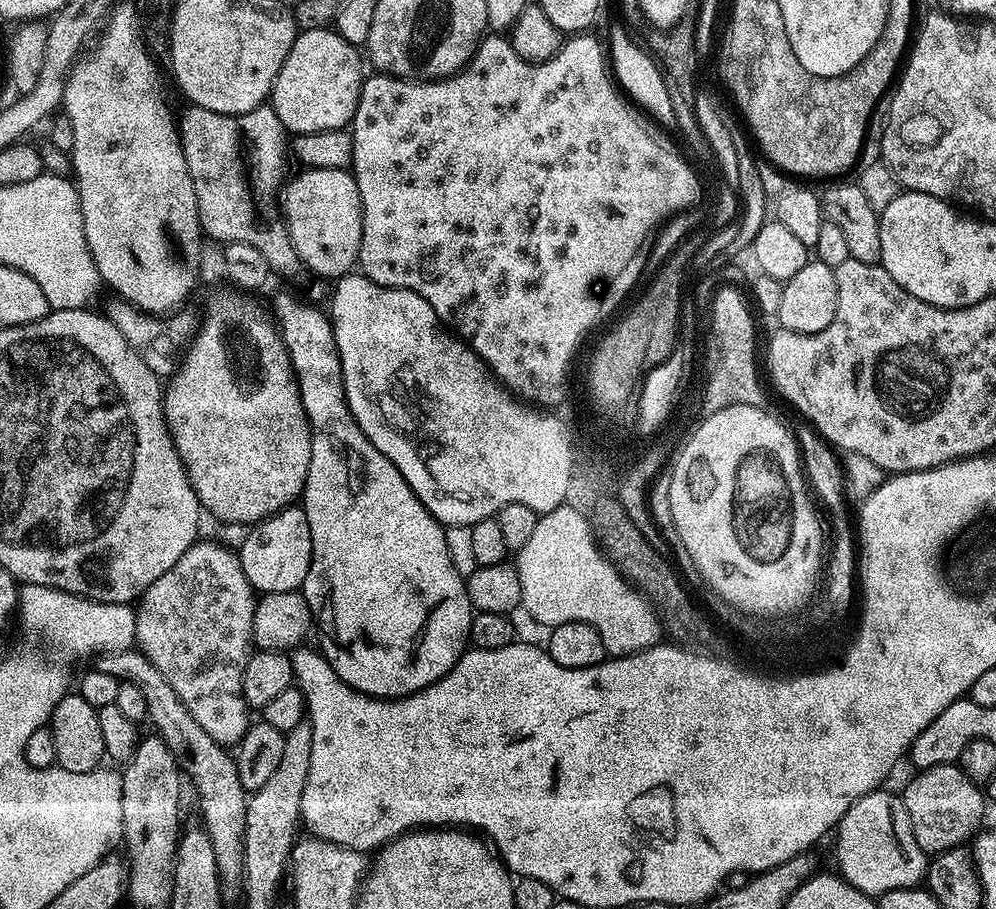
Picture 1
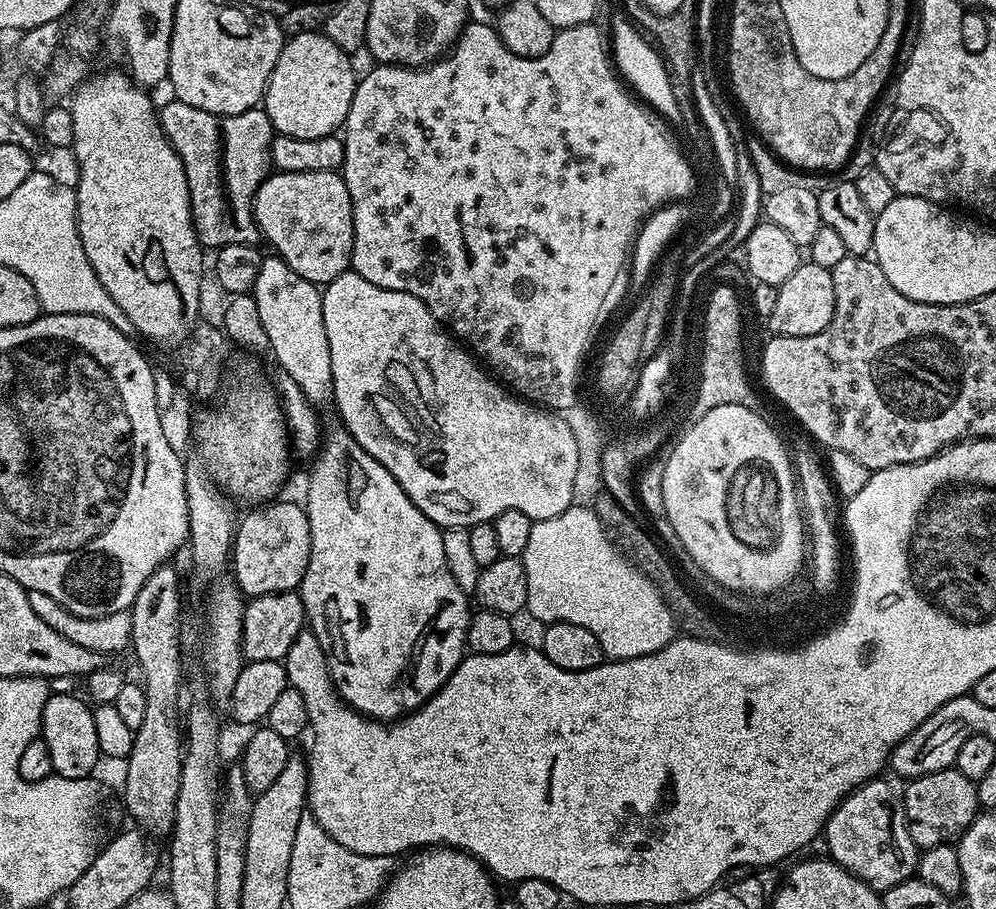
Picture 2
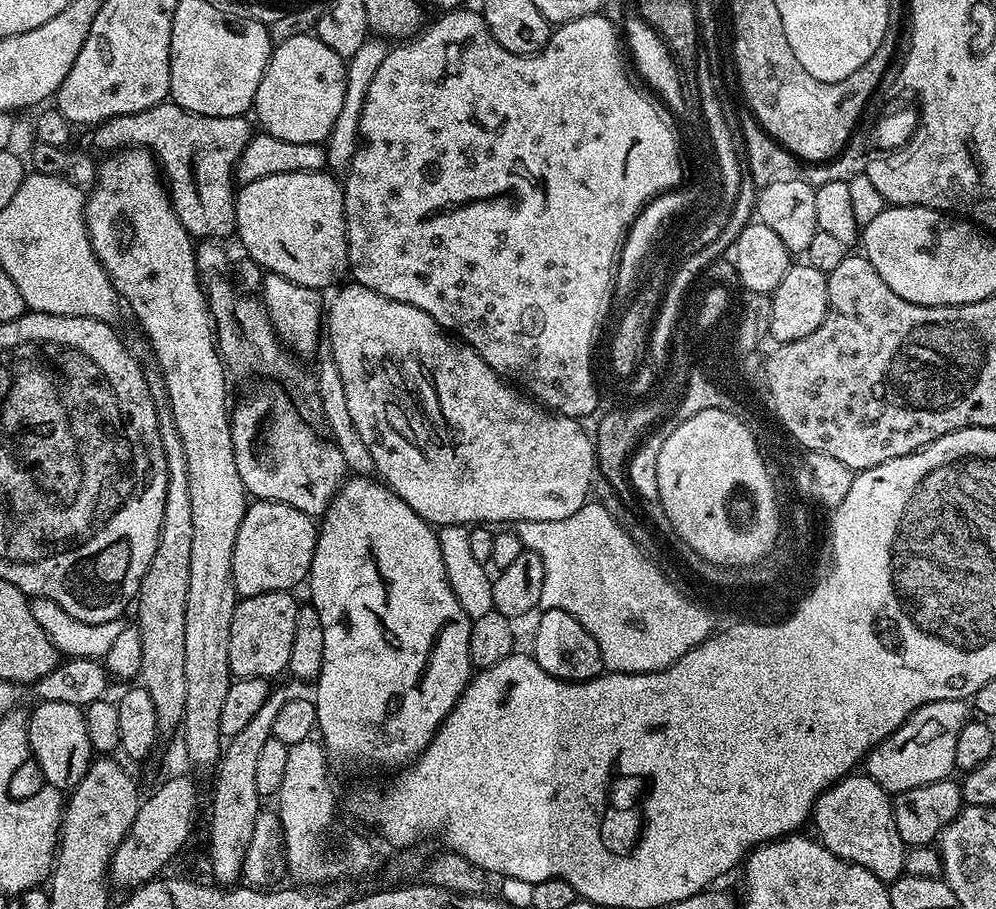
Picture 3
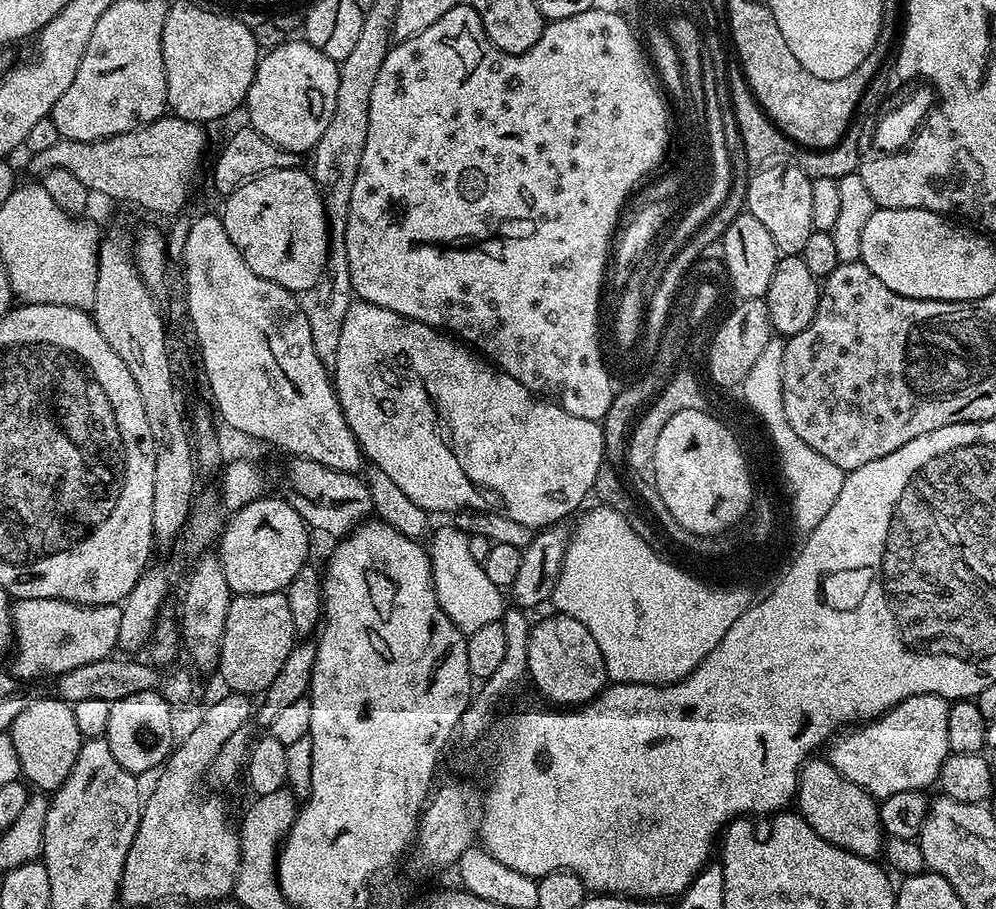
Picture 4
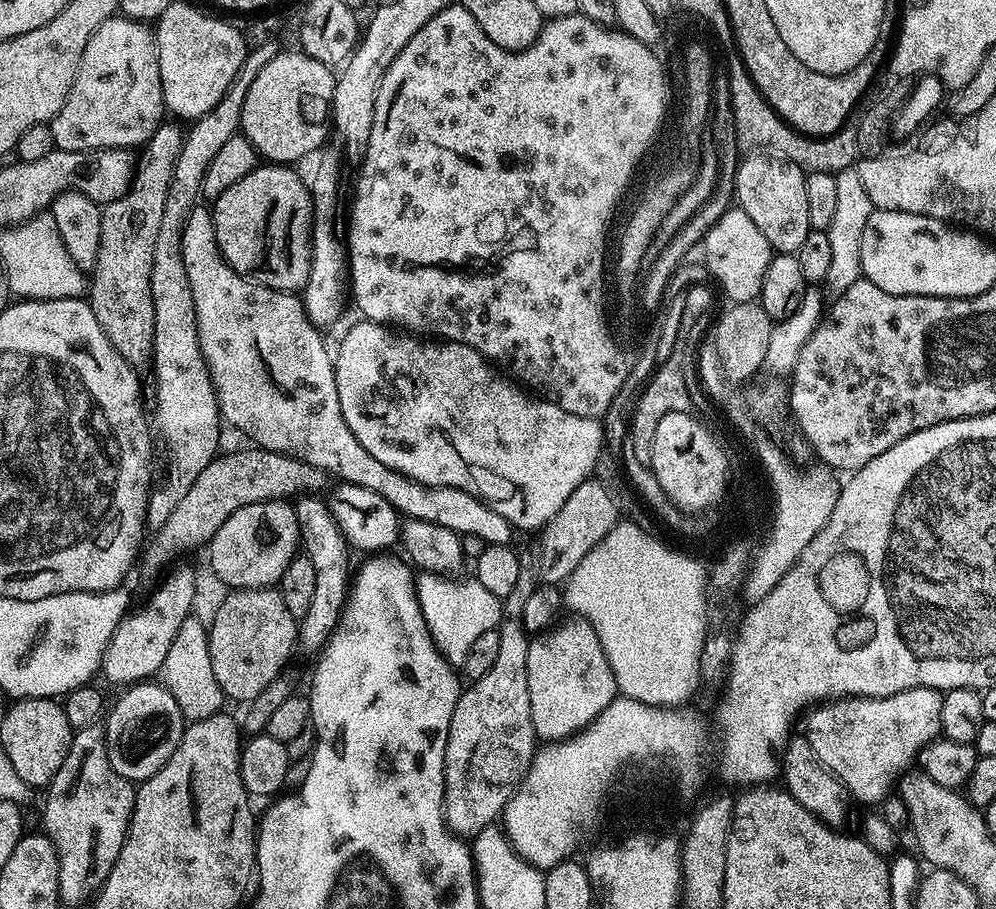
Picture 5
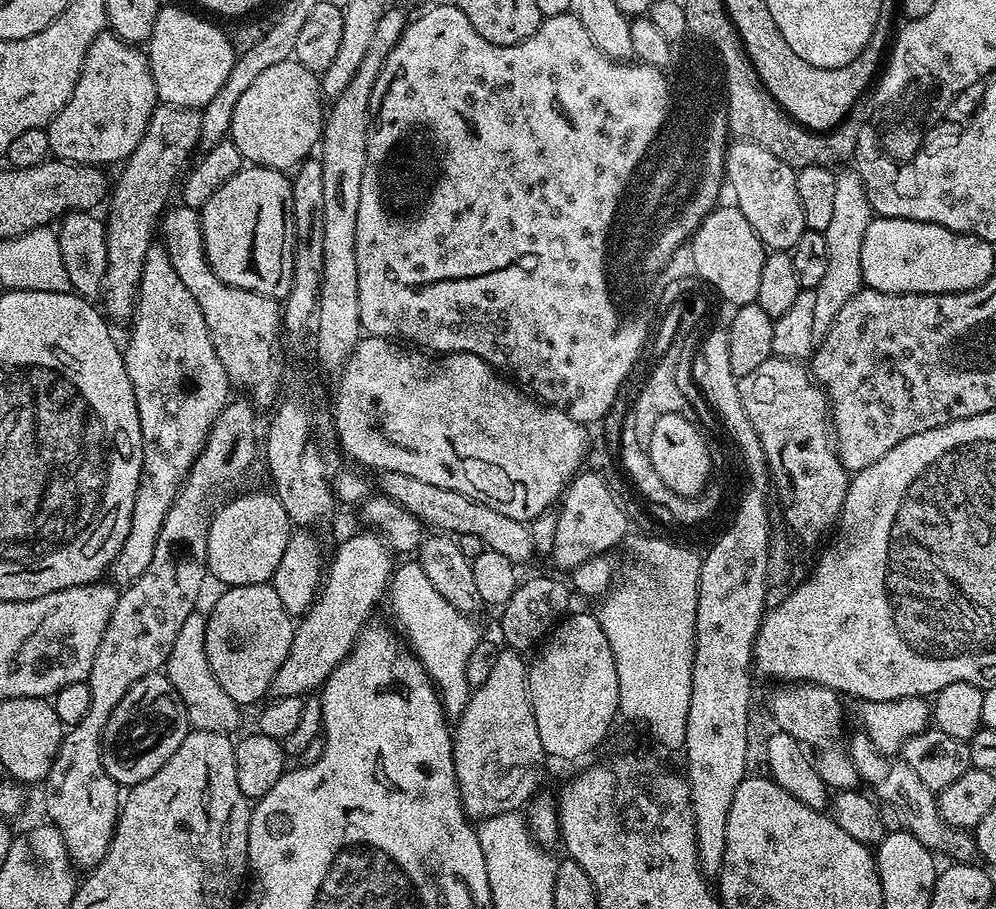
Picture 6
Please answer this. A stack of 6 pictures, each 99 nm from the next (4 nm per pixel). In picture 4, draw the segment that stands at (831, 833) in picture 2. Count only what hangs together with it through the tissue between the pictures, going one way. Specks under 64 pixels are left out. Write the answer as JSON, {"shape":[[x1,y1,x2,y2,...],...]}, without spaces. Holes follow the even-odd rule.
{"shape":[[810,758,800,771,800,781,794,797,799,815,826,842,867,860,879,857,884,850,884,827,880,821,880,805,876,797,854,786,827,759]]}

